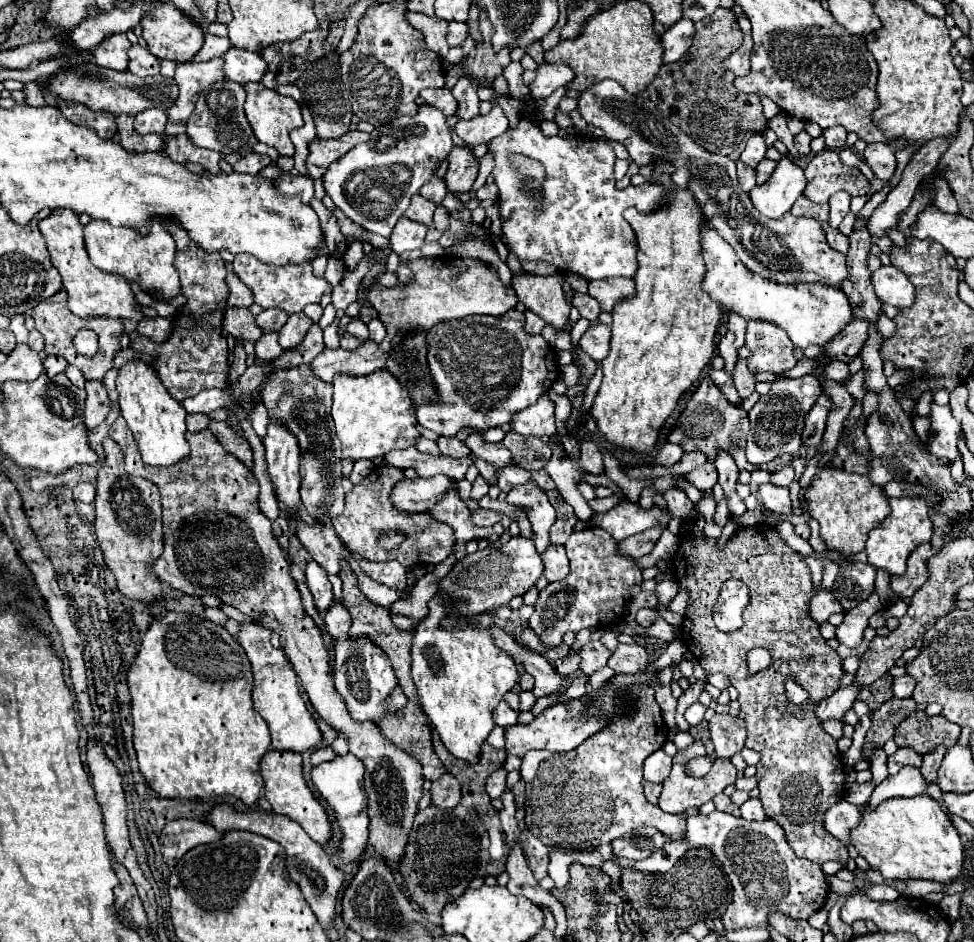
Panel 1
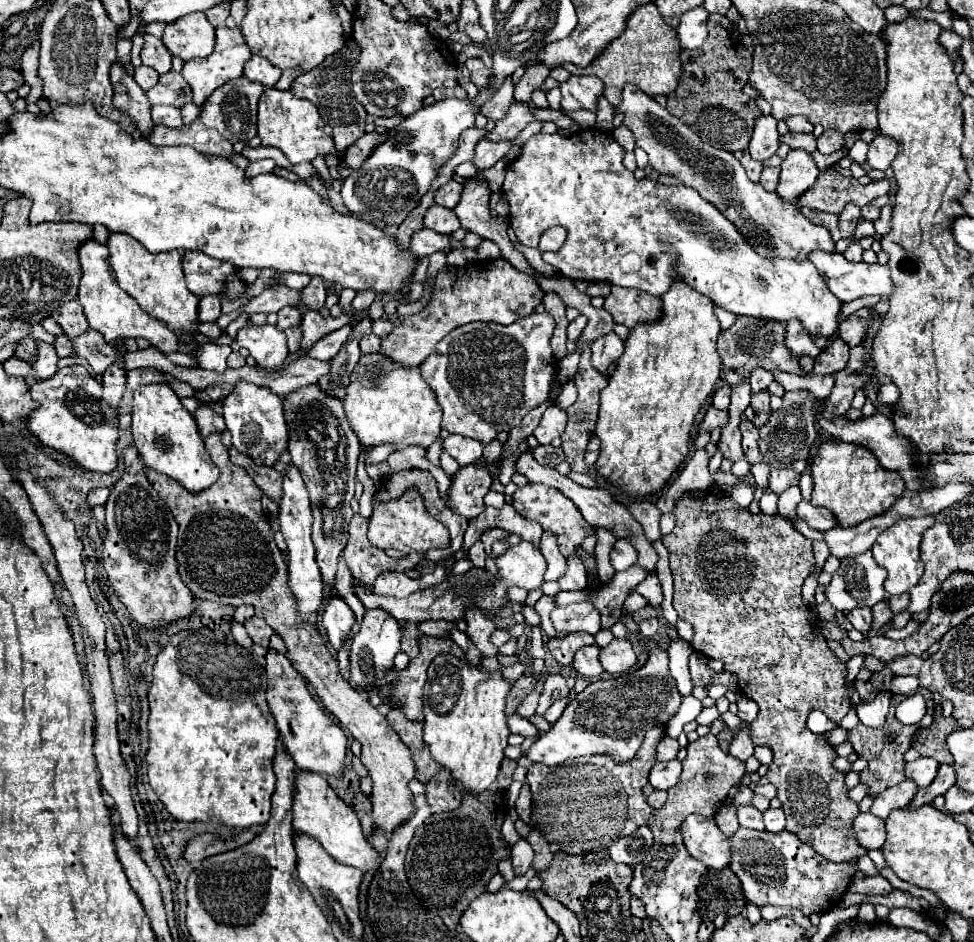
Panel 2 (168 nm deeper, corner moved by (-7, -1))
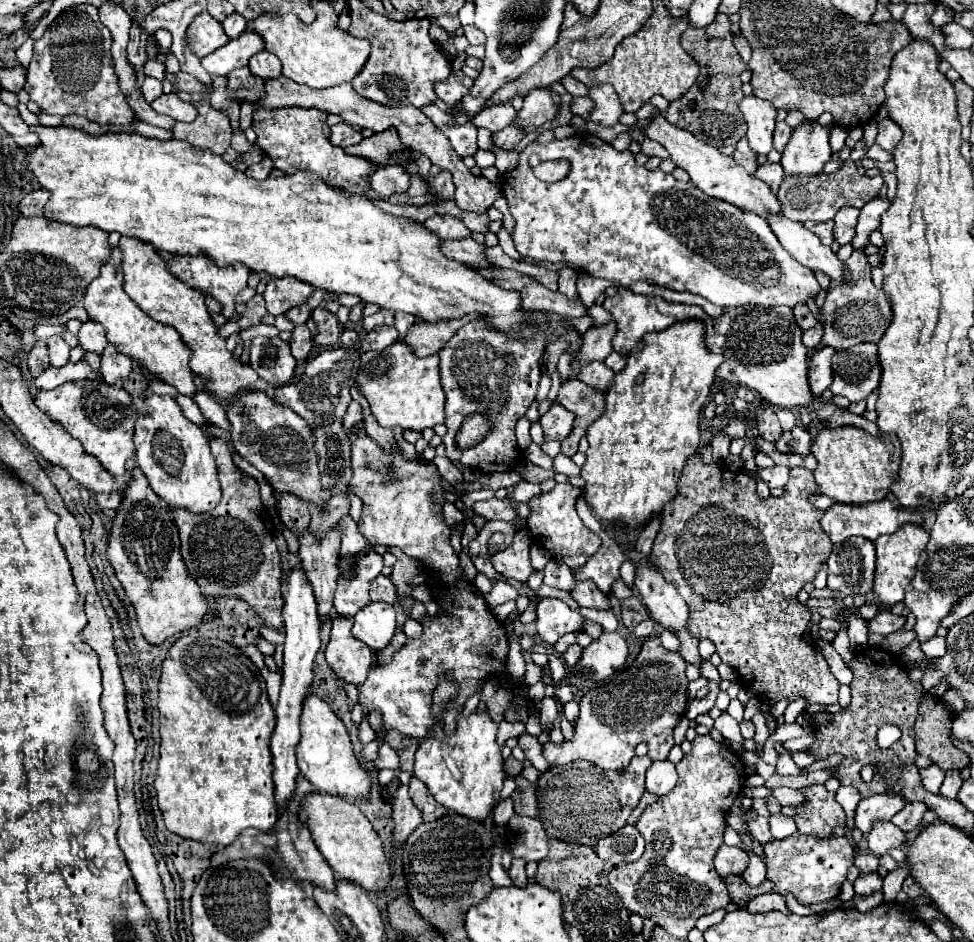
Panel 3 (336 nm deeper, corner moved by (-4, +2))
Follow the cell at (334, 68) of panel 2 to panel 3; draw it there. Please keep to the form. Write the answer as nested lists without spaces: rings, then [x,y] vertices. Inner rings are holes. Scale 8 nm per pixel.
[[[346,122],[336,124],[336,126],[332,126],[330,130],[332,130],[332,134],[330,134],[330,142],[332,142],[334,146],[340,146],[340,148],[358,144],[358,142],[362,140],[362,134],[360,134],[356,128],[348,126]]]

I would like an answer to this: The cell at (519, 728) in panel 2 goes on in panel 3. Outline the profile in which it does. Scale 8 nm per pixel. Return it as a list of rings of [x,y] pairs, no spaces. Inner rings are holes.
[[[528,732],[520,734],[520,736],[518,736],[518,746],[524,750],[526,758],[532,762],[532,766],[534,766],[538,772],[544,772],[546,768],[550,768],[550,764],[548,764],[548,762],[544,760],[544,756],[542,756],[542,746],[540,746],[540,742],[538,742],[536,736],[530,736]]]

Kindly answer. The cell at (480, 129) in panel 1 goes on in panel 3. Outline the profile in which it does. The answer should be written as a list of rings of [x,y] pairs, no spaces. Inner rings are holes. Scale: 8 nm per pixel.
[[[538,88],[524,96],[524,106],[516,114],[512,124],[522,128],[524,132],[530,132],[536,126],[544,124],[546,120],[552,120],[556,116],[556,112],[558,112],[558,108],[554,106],[550,92],[546,88]]]

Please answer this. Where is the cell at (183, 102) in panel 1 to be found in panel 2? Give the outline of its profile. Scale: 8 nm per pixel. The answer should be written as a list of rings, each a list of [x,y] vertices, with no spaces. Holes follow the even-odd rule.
[[[249,45],[229,47],[225,51],[215,51],[203,59],[191,59],[183,67],[183,77],[193,89],[195,105],[201,105],[207,95],[211,95],[223,83],[243,75],[243,65],[253,53]]]

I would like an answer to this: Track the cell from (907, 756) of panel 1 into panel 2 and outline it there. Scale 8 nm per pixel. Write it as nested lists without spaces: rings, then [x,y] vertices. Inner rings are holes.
[[[921,757],[921,759],[913,761],[913,763],[907,763],[905,773],[921,789],[921,787],[929,787],[929,783],[933,783],[933,779],[937,775],[937,767],[939,767],[937,761],[929,759],[929,757]]]

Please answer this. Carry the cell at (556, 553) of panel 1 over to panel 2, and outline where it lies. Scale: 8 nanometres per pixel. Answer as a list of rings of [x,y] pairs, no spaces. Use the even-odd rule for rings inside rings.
[[[571,557],[569,561],[569,569],[565,573],[565,577],[561,577],[559,585],[561,591],[581,591],[587,587],[587,571],[585,565],[581,563],[579,557]]]

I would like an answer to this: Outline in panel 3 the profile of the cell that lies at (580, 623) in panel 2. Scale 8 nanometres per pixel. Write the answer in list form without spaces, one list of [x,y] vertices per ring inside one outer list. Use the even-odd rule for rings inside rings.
[[[542,598],[536,614],[536,632],[548,644],[556,644],[558,638],[562,638],[568,632],[580,630],[586,622],[586,618],[580,612],[572,610],[568,604],[556,598]]]

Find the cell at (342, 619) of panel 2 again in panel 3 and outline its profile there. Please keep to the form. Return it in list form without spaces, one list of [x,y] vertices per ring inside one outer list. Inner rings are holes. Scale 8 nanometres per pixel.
[[[334,614],[330,642],[326,646],[326,662],[344,682],[360,686],[366,680],[372,664],[376,664],[376,654],[370,652],[366,644],[356,640],[350,628],[352,628],[350,618]]]

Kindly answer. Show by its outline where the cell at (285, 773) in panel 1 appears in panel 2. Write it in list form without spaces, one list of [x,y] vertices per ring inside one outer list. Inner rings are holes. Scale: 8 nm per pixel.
[[[297,771],[295,787],[297,789],[293,799],[293,827],[319,841],[335,861],[349,867],[357,867],[363,873],[375,871],[379,867],[379,851],[365,839],[357,813],[329,787],[327,779],[323,775]]]

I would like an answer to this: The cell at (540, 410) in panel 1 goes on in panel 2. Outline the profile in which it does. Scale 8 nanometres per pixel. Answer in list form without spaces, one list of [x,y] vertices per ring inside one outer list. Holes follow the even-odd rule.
[[[551,405],[545,411],[545,415],[533,435],[541,445],[549,445],[555,437],[559,437],[565,431],[565,425],[567,425],[567,413],[563,409],[559,409],[557,405]]]

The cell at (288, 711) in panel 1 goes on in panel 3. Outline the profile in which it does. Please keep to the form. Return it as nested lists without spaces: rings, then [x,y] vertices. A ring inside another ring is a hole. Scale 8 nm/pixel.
[[[308,694],[302,704],[300,728],[302,728],[302,738],[300,738],[300,744],[296,746],[296,758],[298,758],[298,768],[302,776],[320,792],[344,796],[348,800],[366,798],[370,790],[370,776],[358,764],[352,752],[348,732],[342,720],[330,710],[330,706],[318,696]]]

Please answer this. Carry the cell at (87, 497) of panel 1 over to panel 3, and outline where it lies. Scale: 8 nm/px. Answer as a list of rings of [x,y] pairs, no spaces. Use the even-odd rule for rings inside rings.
[[[100,492],[96,496],[96,502],[100,508],[118,508],[120,500],[122,500],[122,494],[118,492]]]

